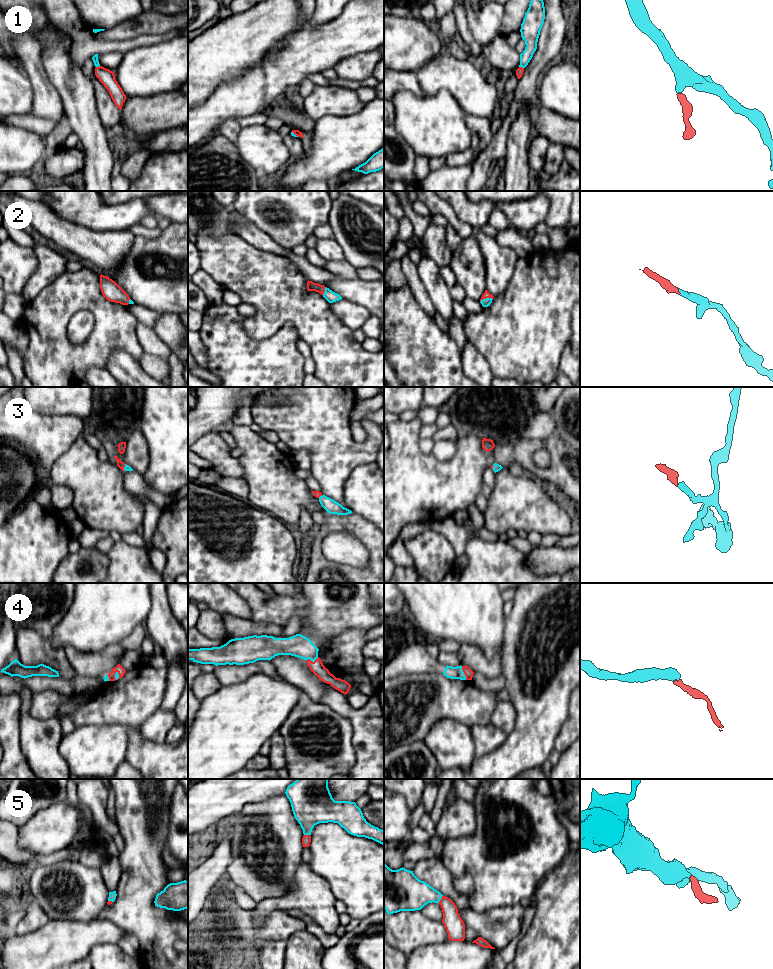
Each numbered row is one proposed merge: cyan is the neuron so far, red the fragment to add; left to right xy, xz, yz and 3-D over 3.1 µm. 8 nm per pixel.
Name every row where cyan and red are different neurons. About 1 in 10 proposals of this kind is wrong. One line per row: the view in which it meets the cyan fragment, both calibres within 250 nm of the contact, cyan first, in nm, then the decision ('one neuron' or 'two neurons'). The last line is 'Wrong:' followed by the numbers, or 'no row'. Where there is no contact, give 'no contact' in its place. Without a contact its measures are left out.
1: yz | 120/60 nm | one neuron
2: yz | 70/50 nm | one neuron
3: xy | 50/60 nm | one neuron
4: yz | 100/70 nm | one neuron
5: yz | 260/150 nm | one neuron
Wrong: no row

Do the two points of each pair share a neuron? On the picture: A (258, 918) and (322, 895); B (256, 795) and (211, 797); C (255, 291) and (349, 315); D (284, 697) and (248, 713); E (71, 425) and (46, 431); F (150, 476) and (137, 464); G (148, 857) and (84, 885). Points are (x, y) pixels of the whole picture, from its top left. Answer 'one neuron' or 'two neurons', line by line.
A: one neuron
B: one neuron
C: two neurons
D: one neuron
E: one neuron
F: two neurons
G: two neurons

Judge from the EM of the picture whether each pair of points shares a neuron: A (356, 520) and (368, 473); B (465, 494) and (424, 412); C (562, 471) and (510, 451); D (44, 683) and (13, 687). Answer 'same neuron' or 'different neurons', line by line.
A: different neurons
B: different neurons
C: same neuron
D: same neuron

